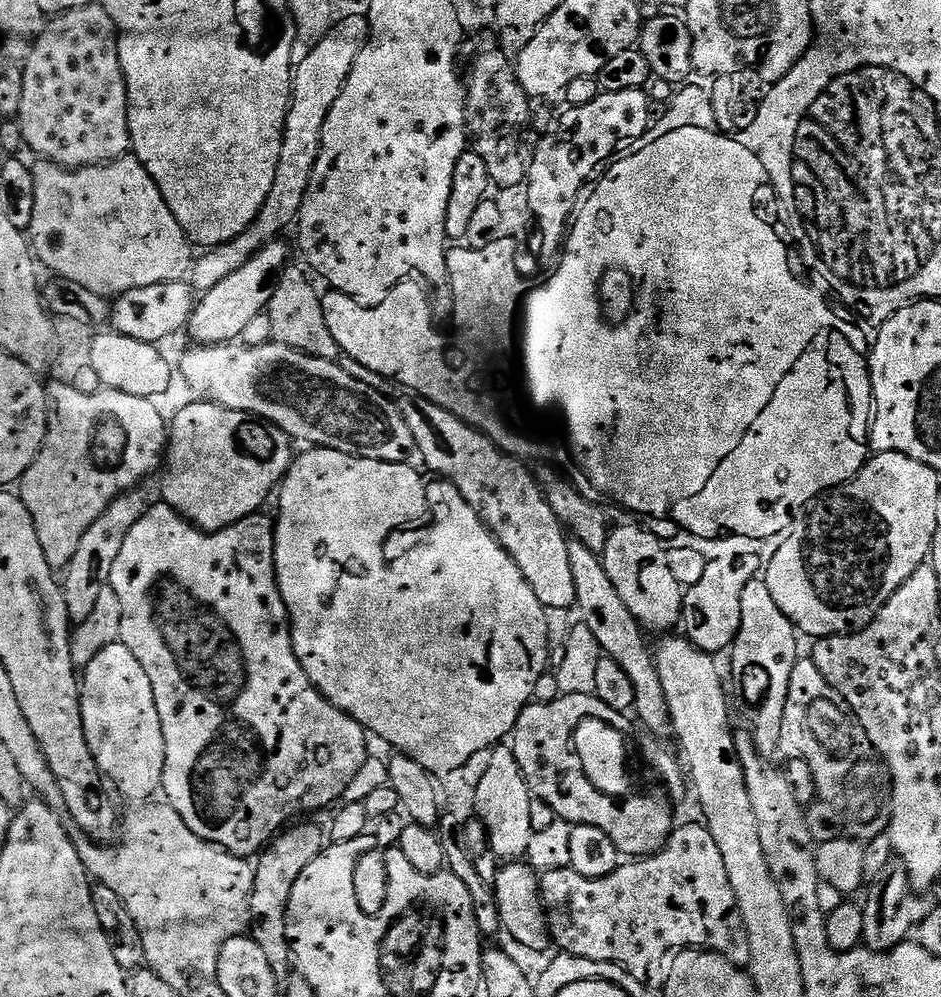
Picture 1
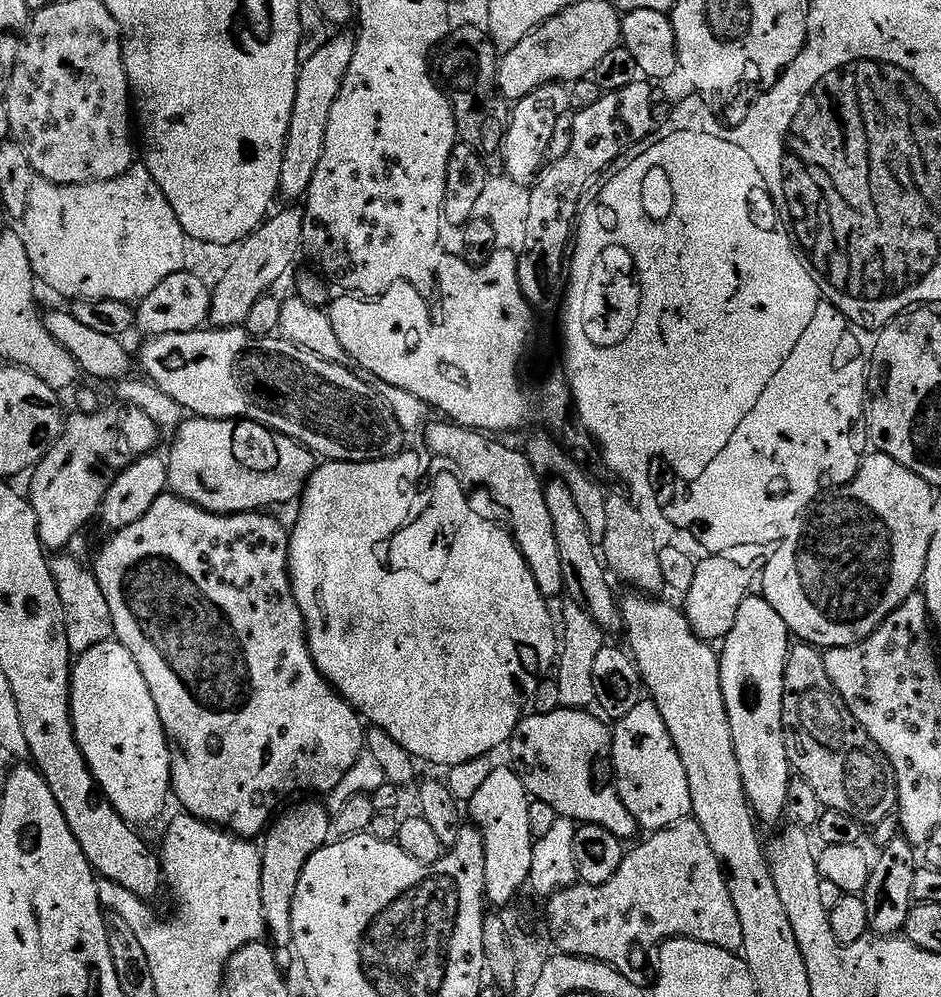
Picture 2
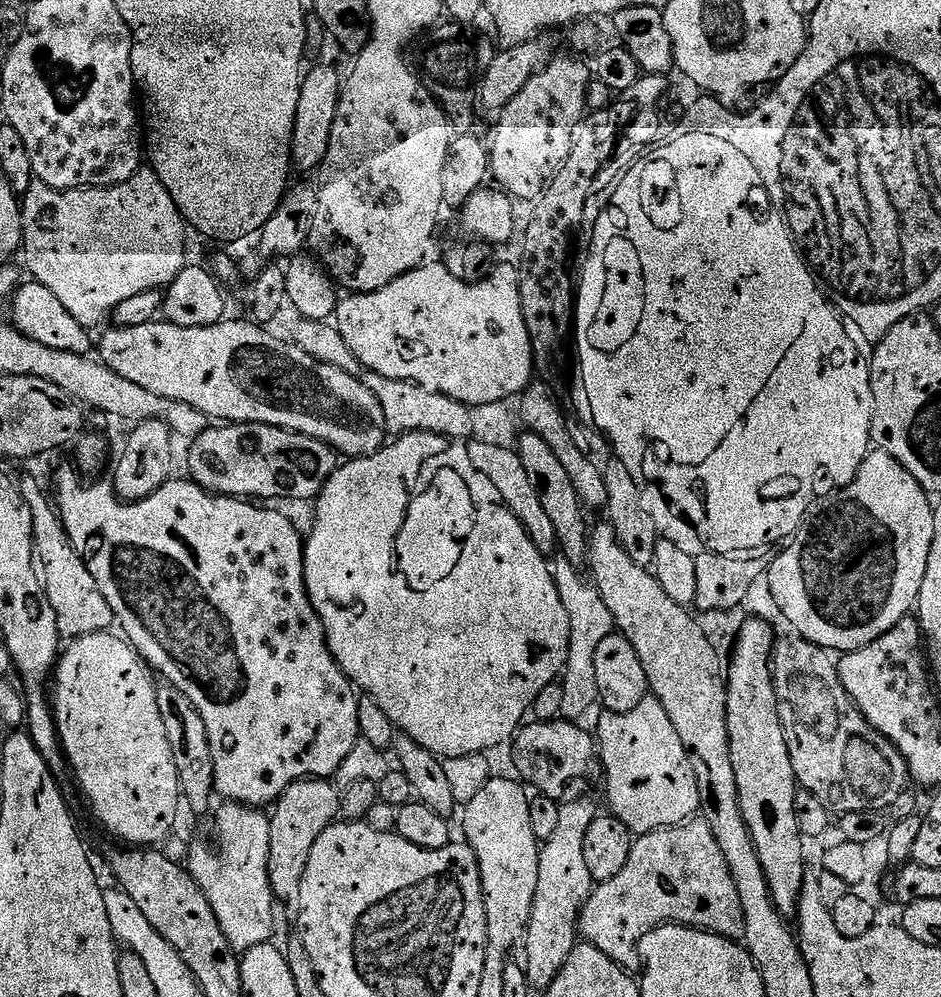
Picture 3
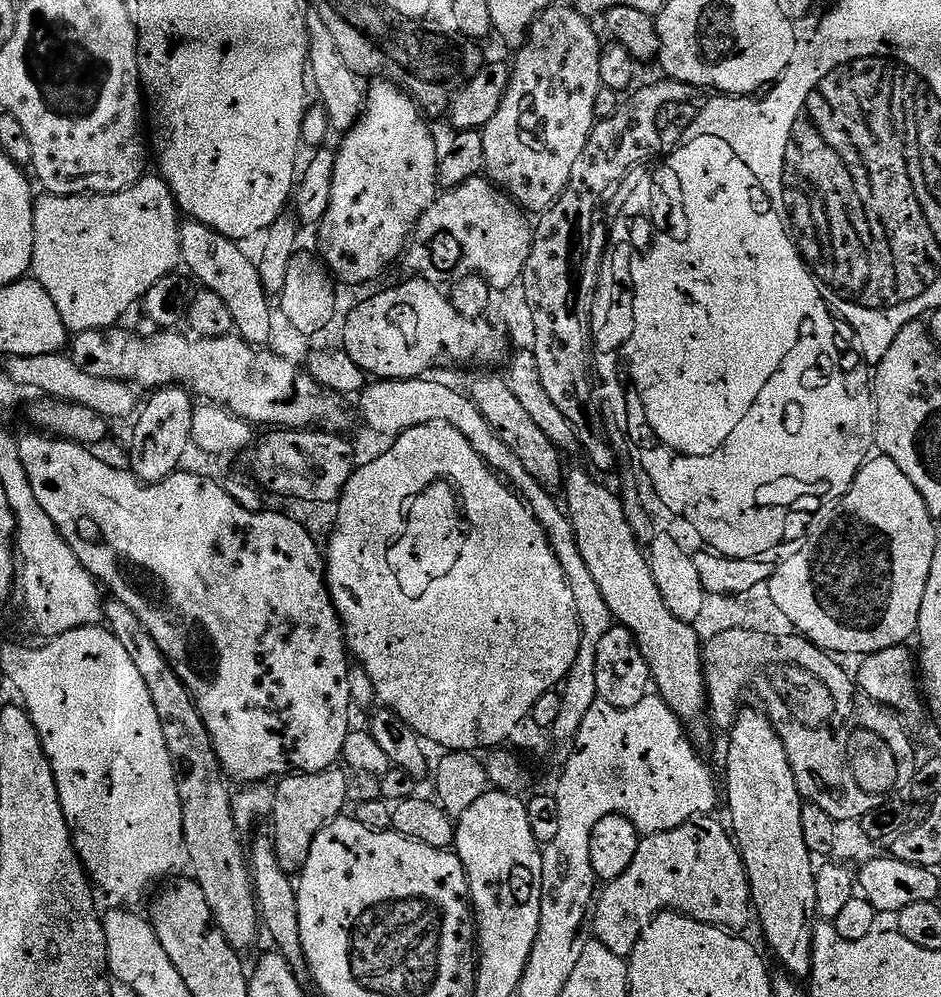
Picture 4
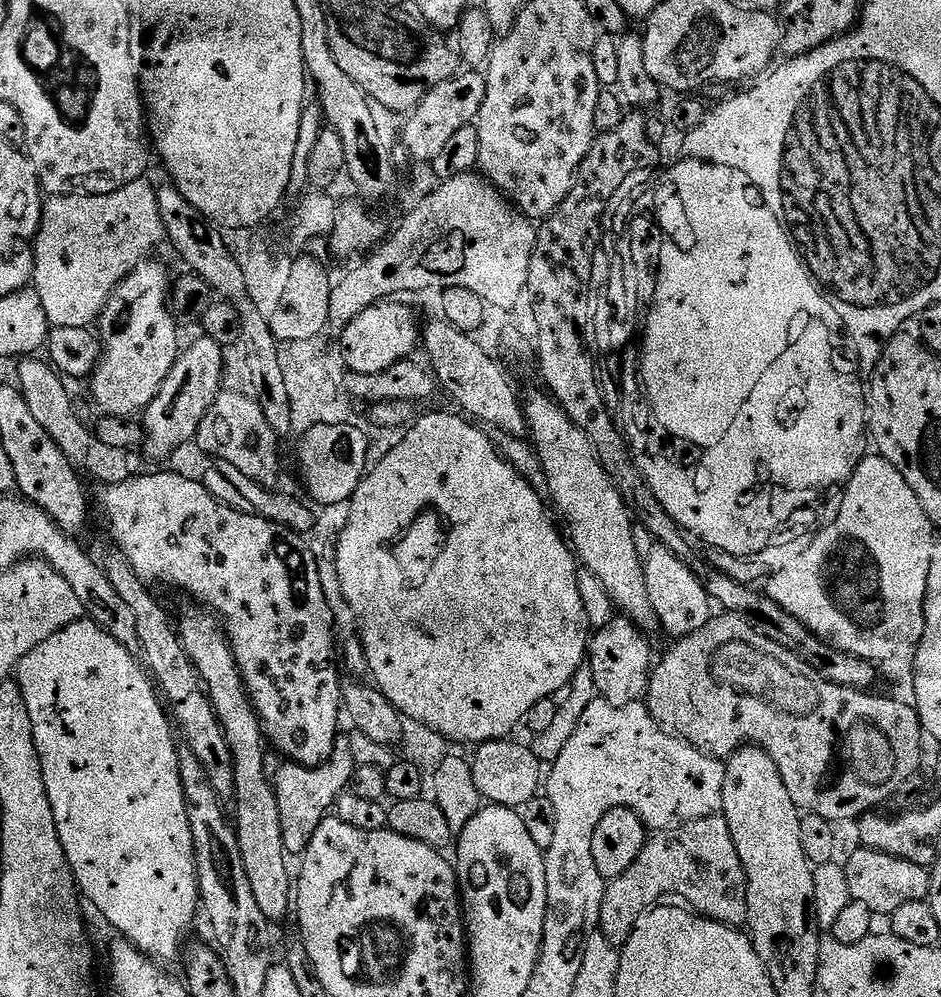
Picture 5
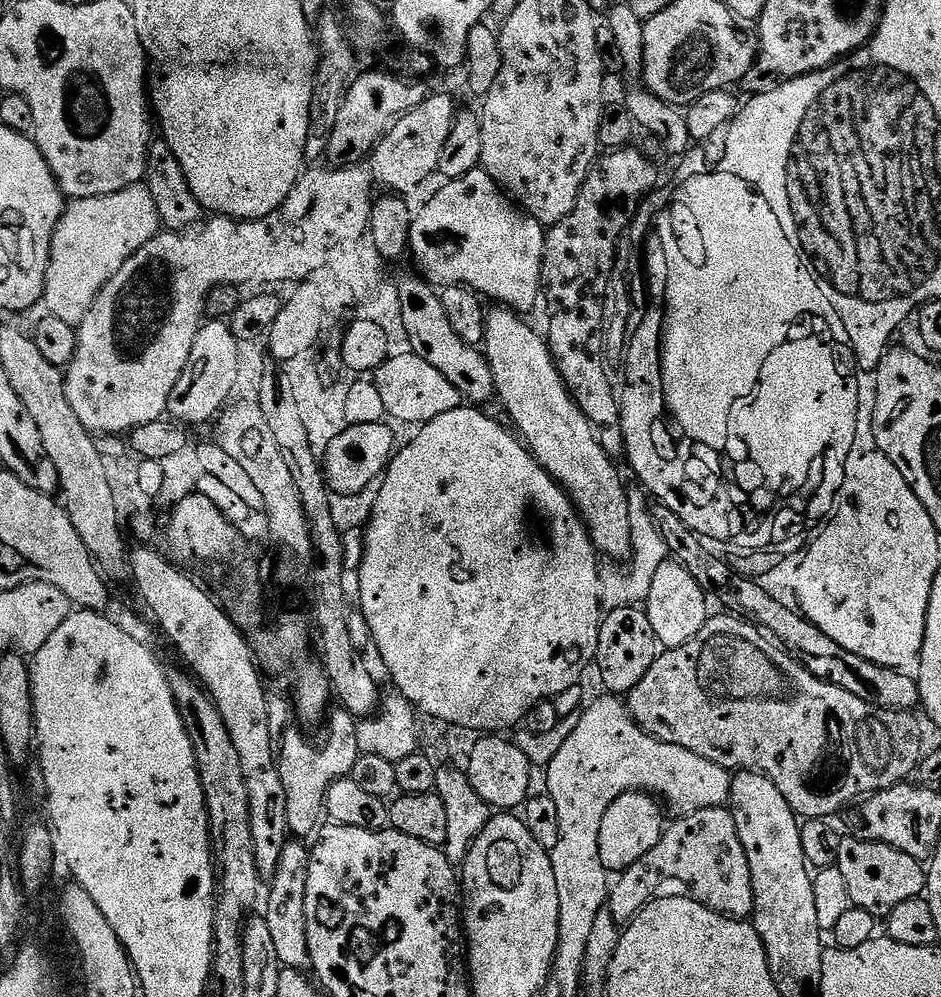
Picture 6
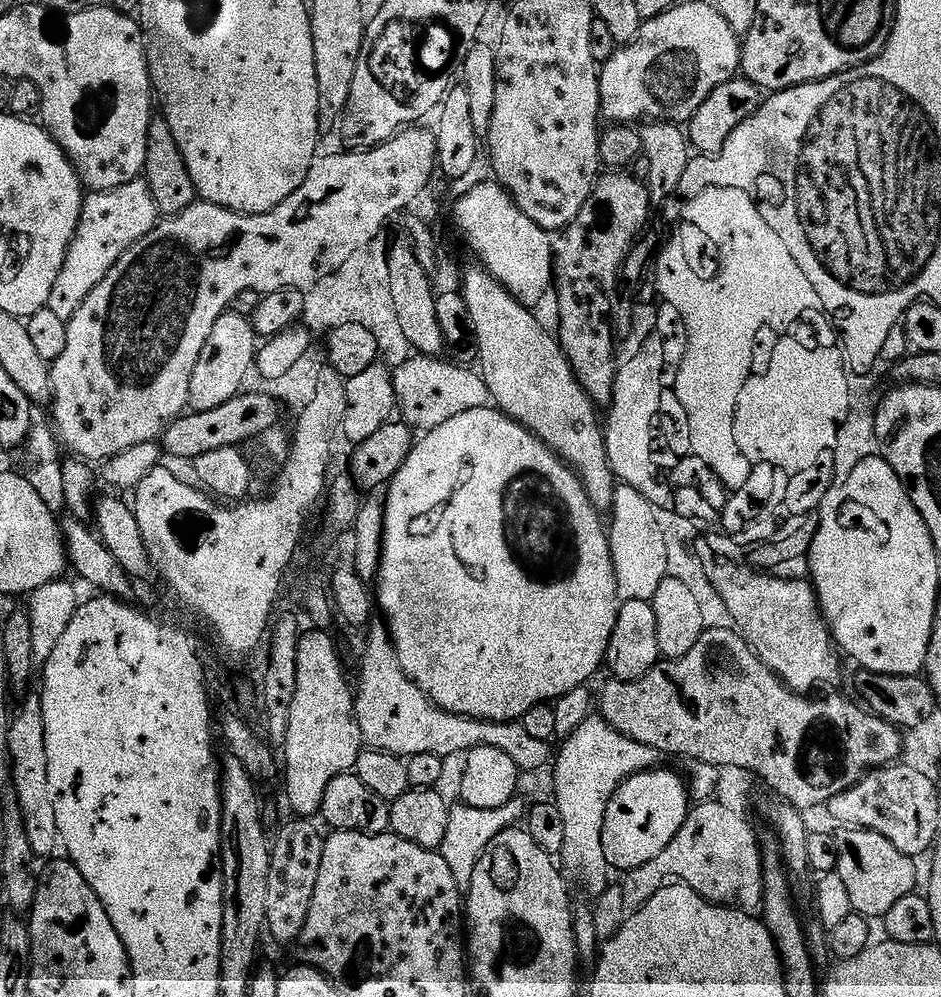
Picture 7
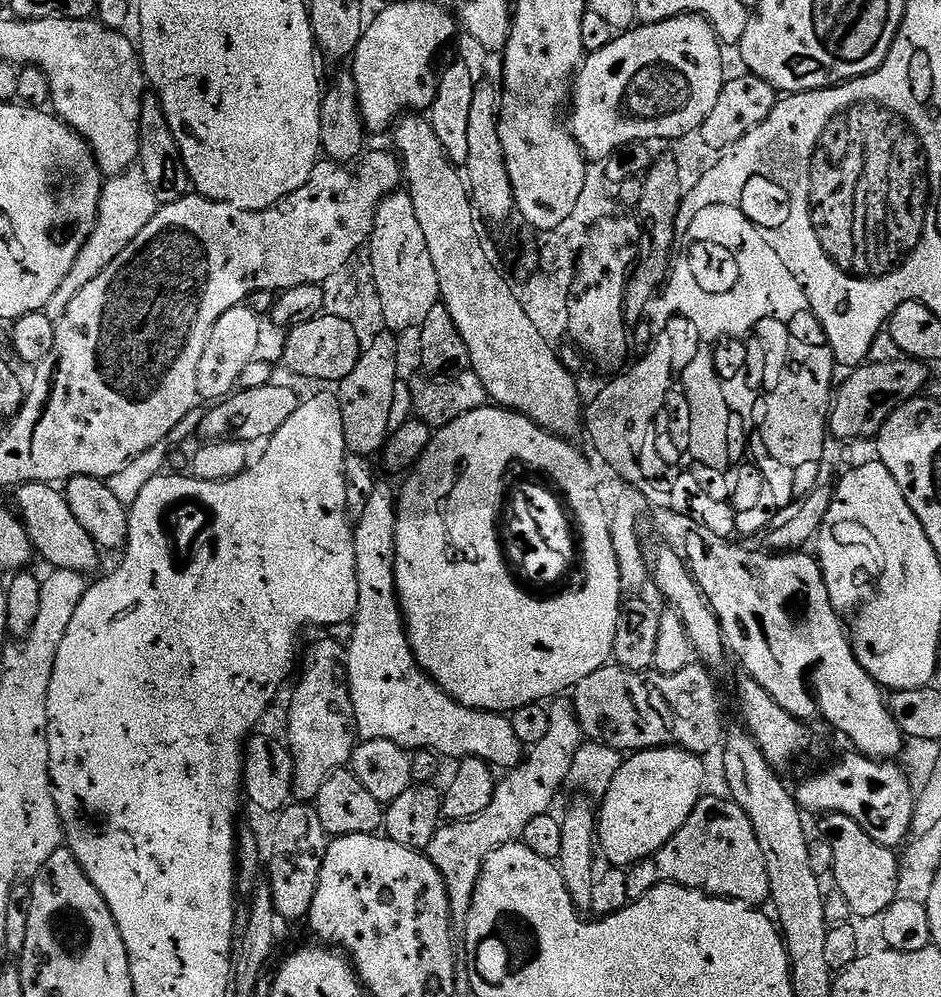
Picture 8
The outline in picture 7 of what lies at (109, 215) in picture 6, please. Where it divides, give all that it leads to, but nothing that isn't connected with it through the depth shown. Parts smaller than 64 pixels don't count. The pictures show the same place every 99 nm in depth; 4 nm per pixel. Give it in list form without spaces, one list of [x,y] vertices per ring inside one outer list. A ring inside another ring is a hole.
[[[144,178],[126,182],[126,186],[118,186],[109,192],[93,192],[85,199],[70,250],[62,262],[62,270],[58,270],[58,282],[54,282],[54,290],[50,290],[48,307],[38,310],[38,314],[26,320],[31,344],[43,360],[51,362],[62,354],[66,348],[66,321],[75,314],[78,306],[82,306],[82,302],[86,302],[94,286],[98,286],[98,282],[110,274],[118,258],[122,258],[130,246],[146,238],[146,234],[156,228],[161,216]]]

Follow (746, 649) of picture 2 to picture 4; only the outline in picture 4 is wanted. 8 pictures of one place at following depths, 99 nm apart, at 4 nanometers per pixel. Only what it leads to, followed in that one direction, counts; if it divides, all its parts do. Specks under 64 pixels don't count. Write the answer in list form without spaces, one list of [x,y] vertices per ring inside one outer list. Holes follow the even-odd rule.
[[[746,709],[737,720],[735,717],[731,732],[732,737],[728,740],[728,816],[732,819],[730,828],[740,856],[744,859],[744,868],[748,872],[754,916],[758,924],[760,920],[760,928],[764,931],[764,940],[768,943],[769,950],[784,967],[781,969],[793,978],[808,978],[812,974],[812,935],[818,923],[814,894],[816,868],[812,864],[814,856],[808,852],[802,836],[804,804],[800,791],[794,782],[794,774],[786,758],[782,740],[778,738],[763,711]]]

